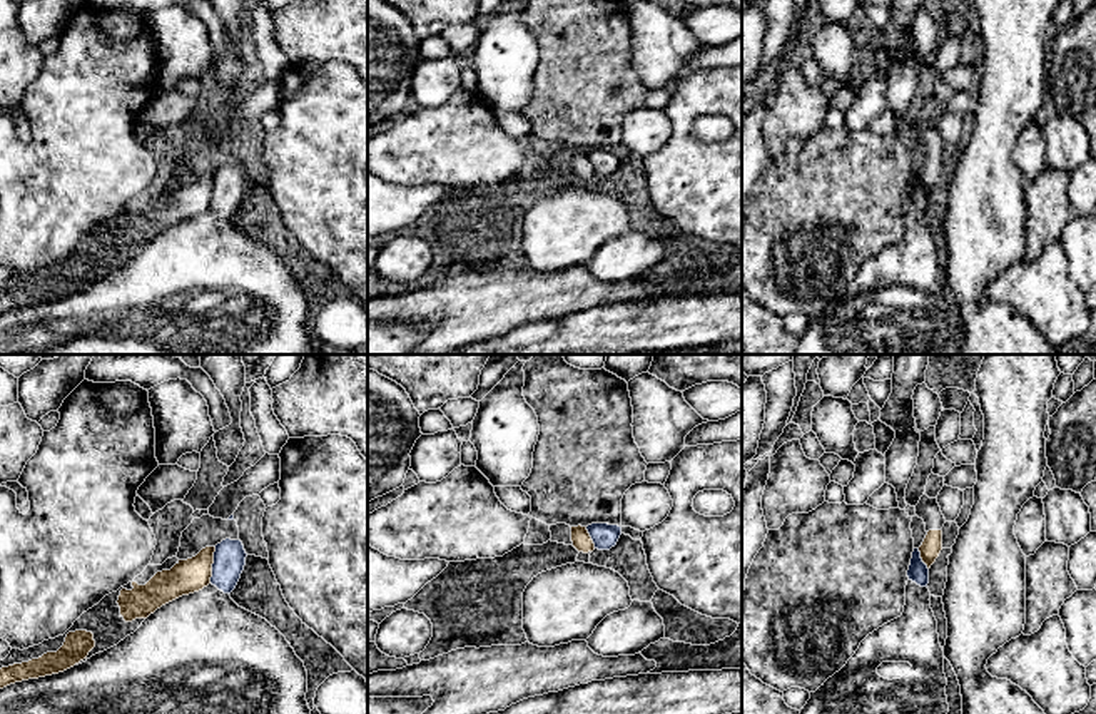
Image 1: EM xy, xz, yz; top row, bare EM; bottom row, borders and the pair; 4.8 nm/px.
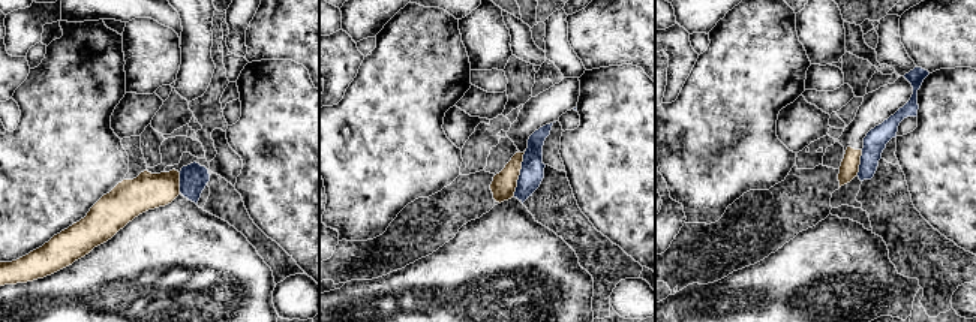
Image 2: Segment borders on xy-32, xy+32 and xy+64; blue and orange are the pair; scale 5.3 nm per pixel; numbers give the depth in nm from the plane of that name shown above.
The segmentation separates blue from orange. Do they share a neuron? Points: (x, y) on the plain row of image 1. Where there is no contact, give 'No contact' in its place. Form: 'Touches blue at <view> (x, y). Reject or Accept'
Touches blue at xy (213, 191). Reject

